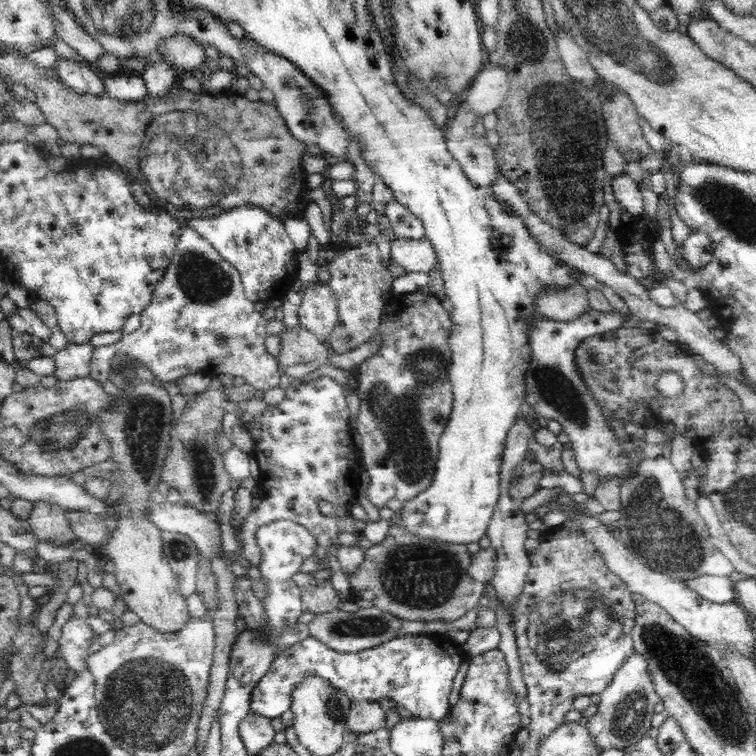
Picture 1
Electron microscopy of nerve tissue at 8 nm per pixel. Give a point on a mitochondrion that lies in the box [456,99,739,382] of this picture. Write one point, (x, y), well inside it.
(592, 356)

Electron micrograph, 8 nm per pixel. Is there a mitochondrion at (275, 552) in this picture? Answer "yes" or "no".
no

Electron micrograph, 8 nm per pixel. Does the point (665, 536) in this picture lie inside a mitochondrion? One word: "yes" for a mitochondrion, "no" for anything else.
yes

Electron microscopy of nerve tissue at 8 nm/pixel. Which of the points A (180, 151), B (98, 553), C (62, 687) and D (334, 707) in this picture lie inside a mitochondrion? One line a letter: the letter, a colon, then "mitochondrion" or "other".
A: mitochondrion
B: other
C: other
D: mitochondrion

